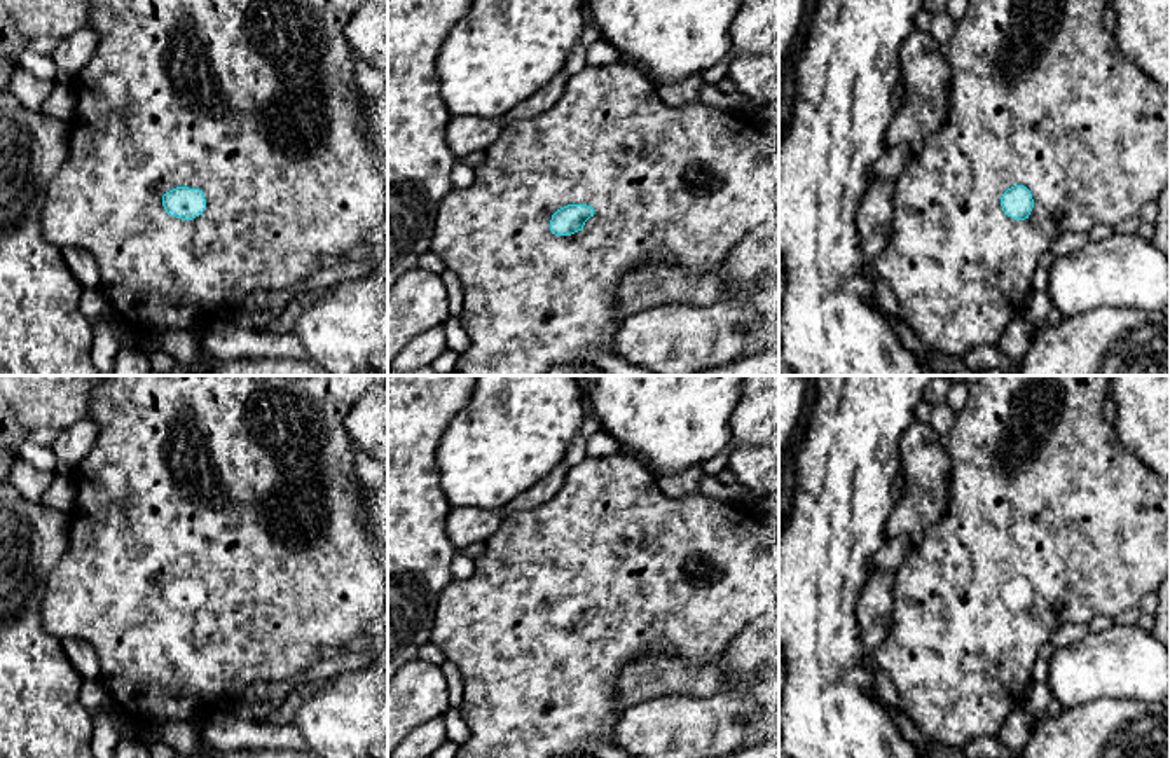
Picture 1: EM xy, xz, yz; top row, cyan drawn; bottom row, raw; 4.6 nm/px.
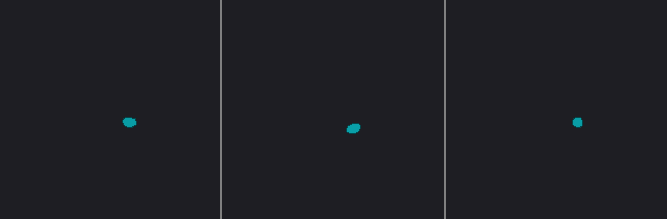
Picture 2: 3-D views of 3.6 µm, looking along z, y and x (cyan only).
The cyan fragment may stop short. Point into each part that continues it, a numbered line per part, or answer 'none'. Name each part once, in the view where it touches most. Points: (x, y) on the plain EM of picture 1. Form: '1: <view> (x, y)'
1: xy (245, 482)

